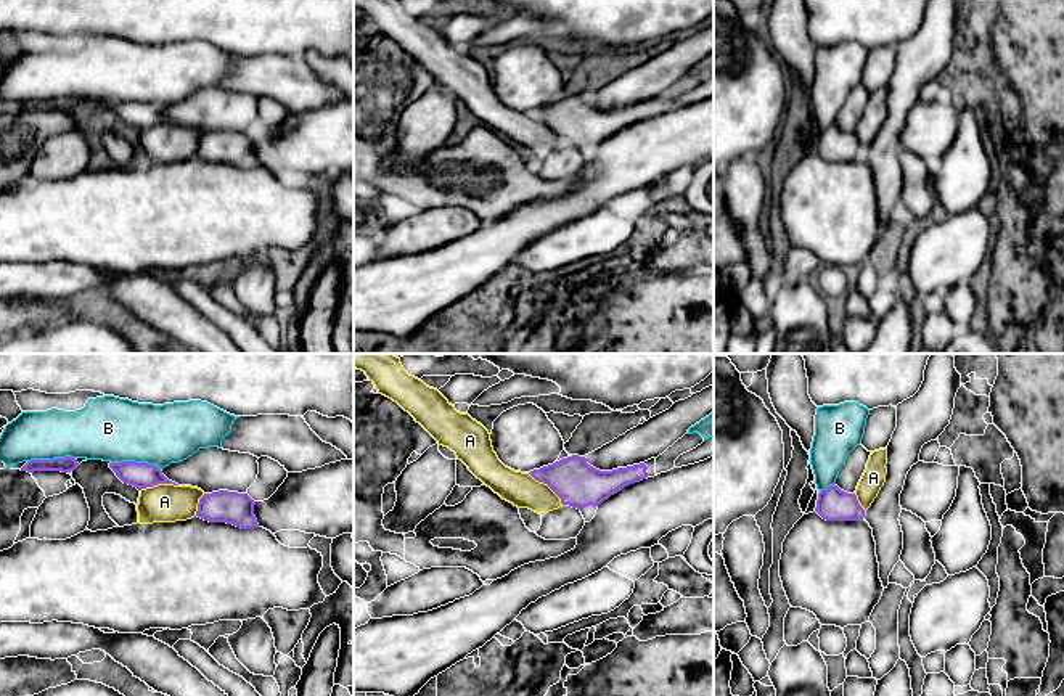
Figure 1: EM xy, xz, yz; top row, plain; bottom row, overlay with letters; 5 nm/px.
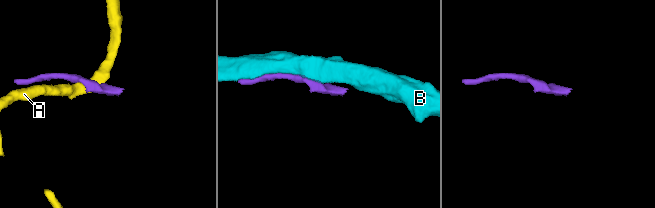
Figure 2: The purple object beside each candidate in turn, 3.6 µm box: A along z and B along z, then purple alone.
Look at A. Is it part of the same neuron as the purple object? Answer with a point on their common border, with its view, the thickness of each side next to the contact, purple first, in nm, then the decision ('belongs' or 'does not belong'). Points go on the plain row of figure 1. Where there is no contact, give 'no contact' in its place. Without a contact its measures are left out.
xy (158, 122) | 130/190 nm | does not belong

